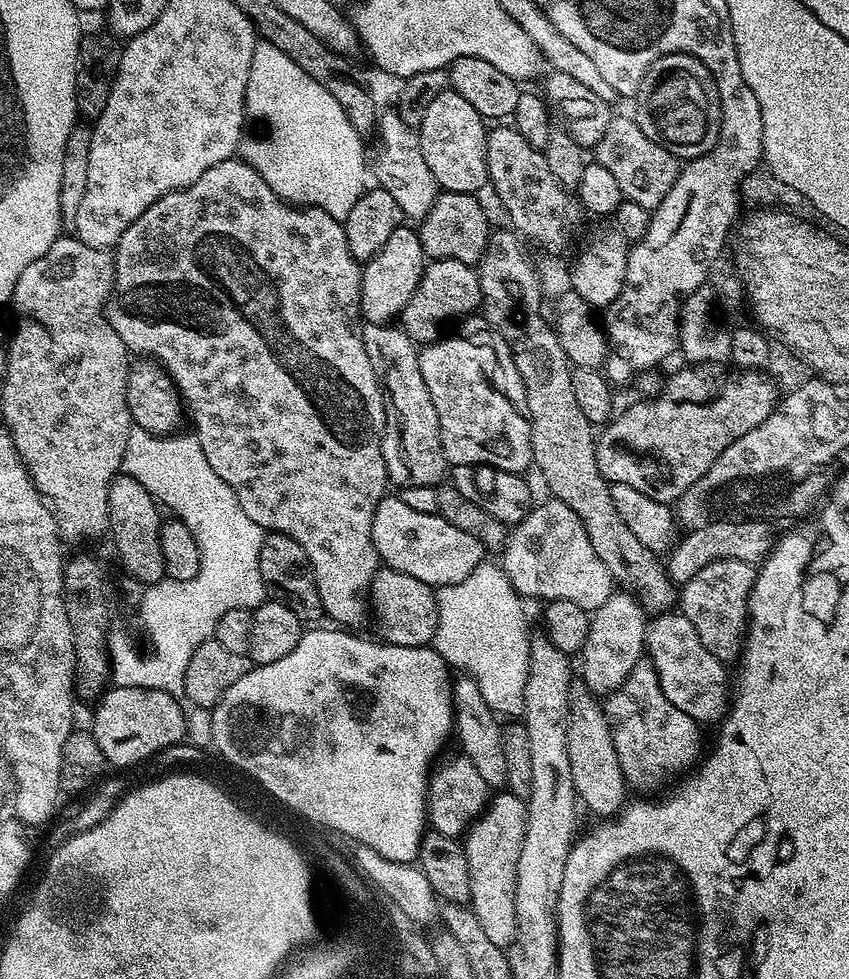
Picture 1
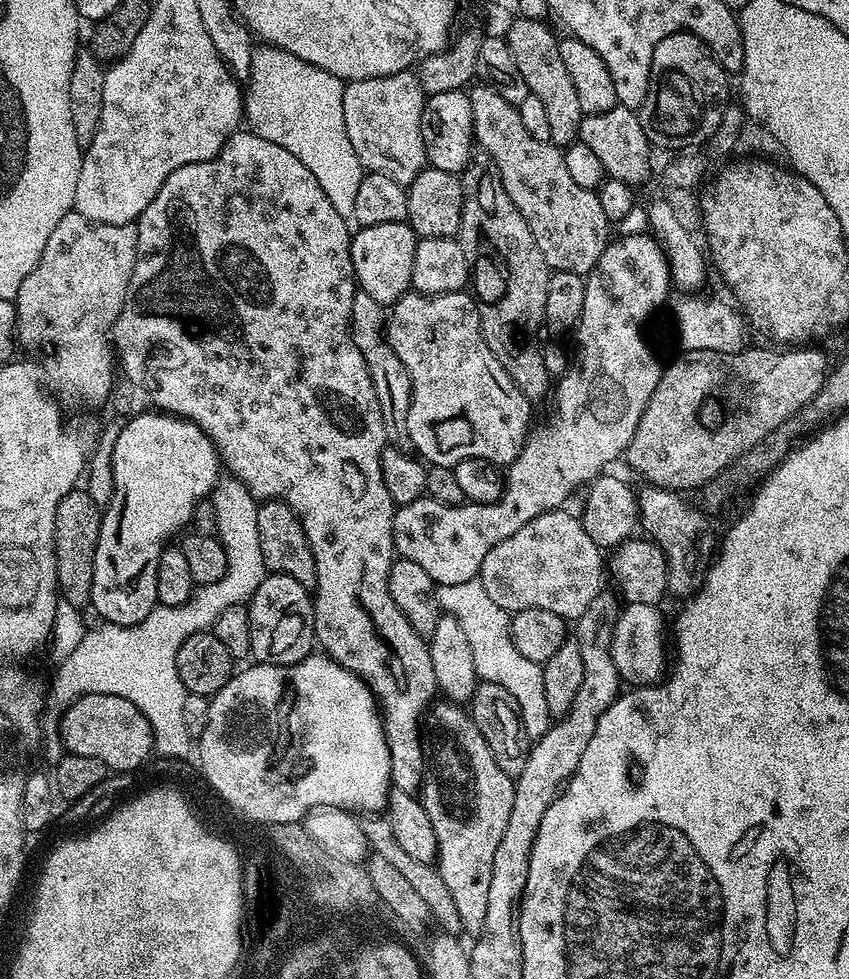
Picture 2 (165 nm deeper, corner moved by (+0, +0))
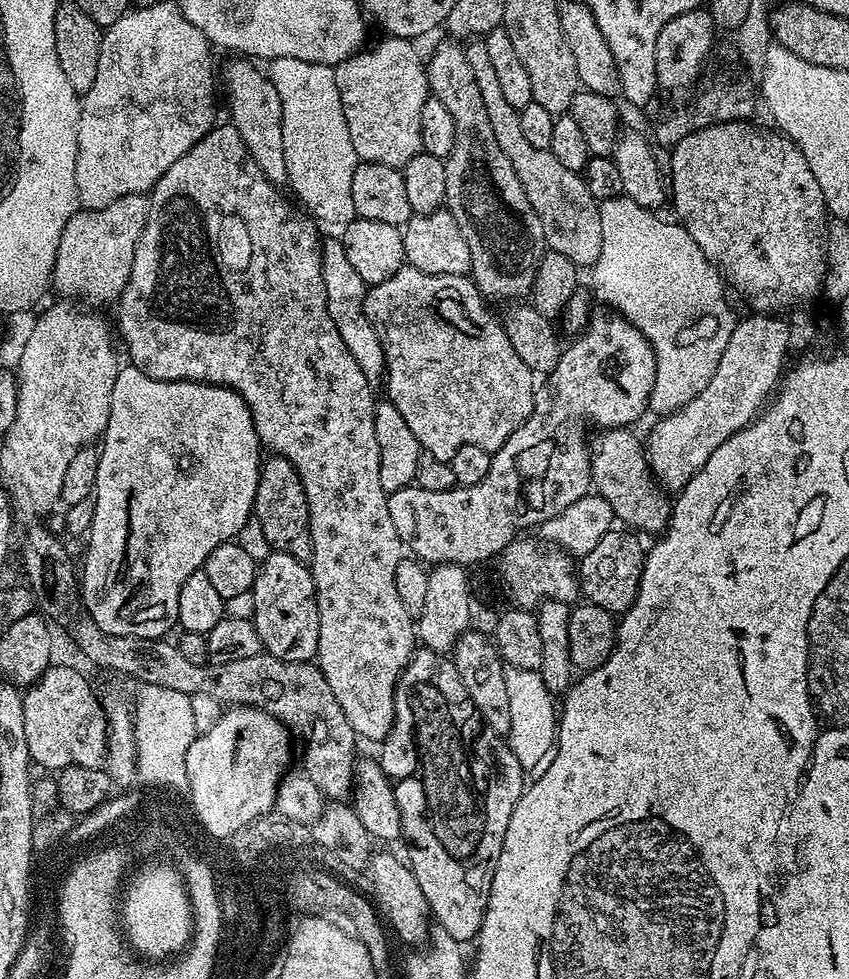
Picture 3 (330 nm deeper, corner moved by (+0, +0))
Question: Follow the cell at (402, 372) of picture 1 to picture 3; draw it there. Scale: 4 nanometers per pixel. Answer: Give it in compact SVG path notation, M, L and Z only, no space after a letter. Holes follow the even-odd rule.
M325 239L320 246L320 265L322 266L322 286L326 286L326 306L330 310L330 318L346 342L346 350L354 354L354 362L362 374L366 374L366 382L373 386L379 385L385 379L384 345L380 342L380 333L366 318L364 313L364 299L369 285L362 282L362 277L354 271L354 266L346 259L343 239Z

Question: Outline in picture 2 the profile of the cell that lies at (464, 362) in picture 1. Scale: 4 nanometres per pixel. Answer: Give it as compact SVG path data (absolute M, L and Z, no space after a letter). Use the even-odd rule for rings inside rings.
M415 290L405 292L387 313L386 335L388 345L402 358L402 366L406 366L412 383L410 414L406 414L408 444L429 465L451 468L466 458L486 458L497 466L516 461L533 423L533 405L484 340L475 299L467 291L443 292L437 296Z

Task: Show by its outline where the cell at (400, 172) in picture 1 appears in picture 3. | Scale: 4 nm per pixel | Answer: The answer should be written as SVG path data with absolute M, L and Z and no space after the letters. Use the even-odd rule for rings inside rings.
M383 38L372 49L361 50L348 60L335 65L338 82L338 98L346 114L346 127L350 129L350 142L354 142L357 161L366 164L381 164L403 169L410 158L422 150L422 102L430 95L425 61L411 40Z

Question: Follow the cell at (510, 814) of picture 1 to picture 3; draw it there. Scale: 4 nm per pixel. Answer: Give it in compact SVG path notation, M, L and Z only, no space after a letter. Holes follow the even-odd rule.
M421 647L413 652L396 683L393 708L392 729L388 731L387 738L379 745L378 759L382 770L392 782L394 798L398 802L402 836L405 841L408 839L406 860L412 869L414 878L418 878L418 886L422 886L422 894L428 903L428 910L435 927L446 930L446 934L450 934L450 938L454 938L461 946L464 946L467 945L467 940L468 943L475 941L476 935L480 933L482 918L486 914L486 906L488 905L492 875L496 869L498 858L502 854L502 842L506 838L506 826L510 826L510 814L514 814L514 806L526 787L526 779L524 780L526 770L518 762L518 758L514 758L505 737L498 736L481 720L480 715L476 712L474 702L470 702L470 694L466 690L466 686L462 686L462 678L458 678L458 670L454 666L454 662L445 653L432 652L426 647Z

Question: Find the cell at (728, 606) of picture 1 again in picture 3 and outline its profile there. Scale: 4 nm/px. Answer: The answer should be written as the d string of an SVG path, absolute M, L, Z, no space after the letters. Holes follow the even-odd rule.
M628 426L605 428L597 431L596 437L591 437L588 457L592 488L595 495L606 498L606 502L610 502L612 515L619 523L620 520L624 523L621 525L637 533L660 534L665 531L668 520L672 517L673 501L653 476L652 468L648 463L648 453L641 437L639 440L632 431L633 429Z

